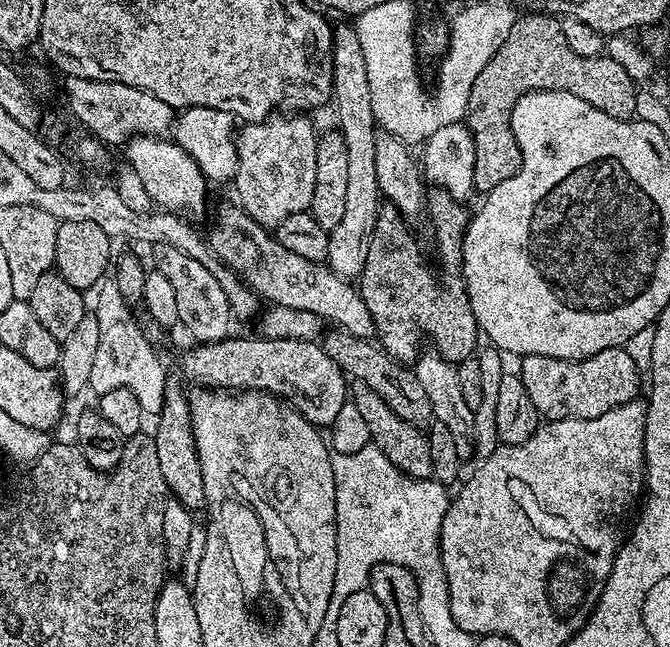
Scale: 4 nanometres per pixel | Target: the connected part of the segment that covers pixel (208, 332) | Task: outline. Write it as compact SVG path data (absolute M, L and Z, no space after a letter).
M167 246L155 249L155 271L161 272L174 285L174 295L178 301L179 327L185 328L196 344L213 344L229 335L228 323L233 323L234 317L222 286L218 286L218 278L202 266L202 262L194 262L190 254L182 254L182 250L174 250Z

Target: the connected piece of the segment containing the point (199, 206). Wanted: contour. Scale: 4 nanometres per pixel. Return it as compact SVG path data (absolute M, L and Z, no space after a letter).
M133 136L127 141L126 147L126 163L142 178L145 194L157 209L175 212L181 218L193 218L192 216L203 214L204 207L208 204L210 184L194 158L190 158L190 154L186 154L171 139L154 136Z

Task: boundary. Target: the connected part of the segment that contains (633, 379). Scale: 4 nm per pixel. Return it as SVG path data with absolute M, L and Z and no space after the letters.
M623 346L602 350L589 360L526 356L519 364L522 386L526 386L530 402L534 402L545 421L598 418L598 414L606 414L606 410L614 410L614 406L622 406L641 395L642 374Z

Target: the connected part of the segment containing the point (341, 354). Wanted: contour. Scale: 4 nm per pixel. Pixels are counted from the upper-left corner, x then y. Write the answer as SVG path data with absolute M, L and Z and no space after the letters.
M343 330L332 331L334 332L329 331L323 337L322 347L324 353L344 371L345 377L370 386L370 390L374 390L386 402L386 406L390 406L390 410L394 410L394 414L402 418L402 422L410 422L410 426L421 430L427 429L434 419L430 394L426 394L422 382L418 382L415 371L407 363L393 358L379 343L360 340Z

